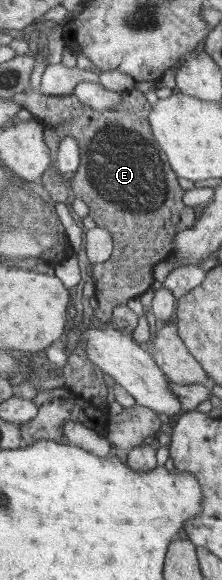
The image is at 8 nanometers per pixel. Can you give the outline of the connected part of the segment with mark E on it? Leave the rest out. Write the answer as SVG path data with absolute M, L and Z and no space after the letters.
M135 88L127 90L123 92L121 104L104 112L95 110L80 100L76 100L74 105L71 105L69 100L69 95L47 96L37 91L27 91L21 107L22 112L27 116L49 127L51 133L62 133L63 123L69 125L69 133L64 135L73 137L78 142L81 165L71 180L72 186L77 189L75 197L81 197L81 200L85 201L91 211L91 217L97 221L97 226L103 229L103 233L111 232L113 245L115 245L115 251L111 253L111 257L105 263L93 264L92 269L92 276L95 279L94 296L97 301L97 308L93 313L99 320L110 322L115 307L127 305L129 299L139 298L142 293L149 293L149 289L154 289L157 273L153 273L153 269L157 269L157 265L168 261L173 255L175 239L179 233L195 228L198 220L197 209L185 205L183 197L186 191L183 191L183 187L179 185L176 171L173 171L161 145L155 142L148 117L153 105L145 92Z

